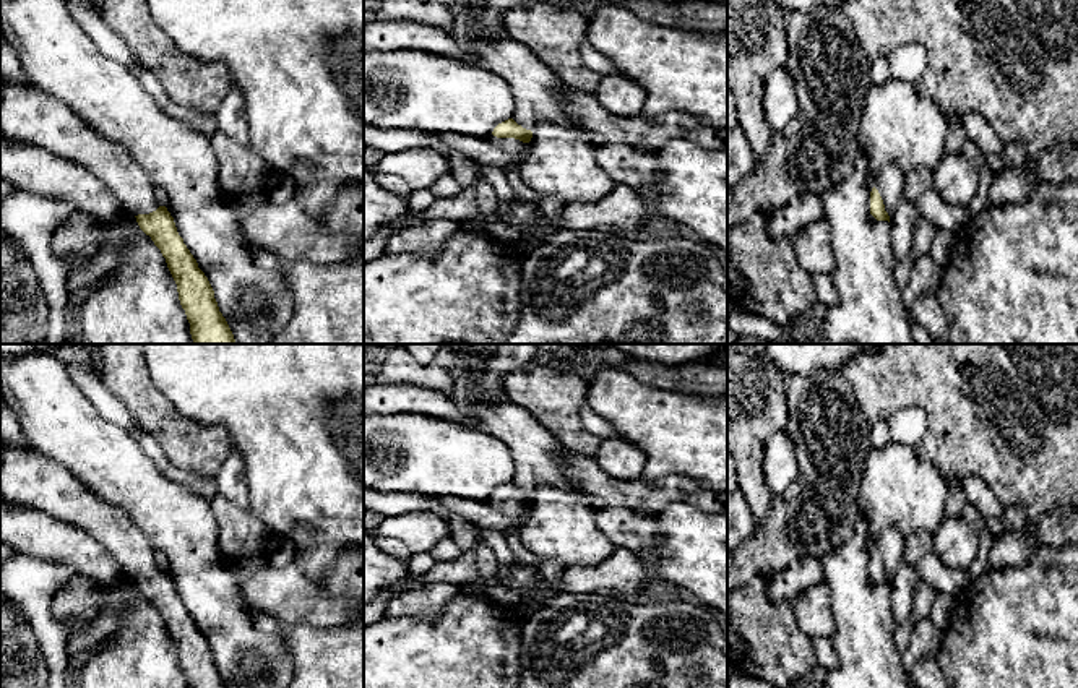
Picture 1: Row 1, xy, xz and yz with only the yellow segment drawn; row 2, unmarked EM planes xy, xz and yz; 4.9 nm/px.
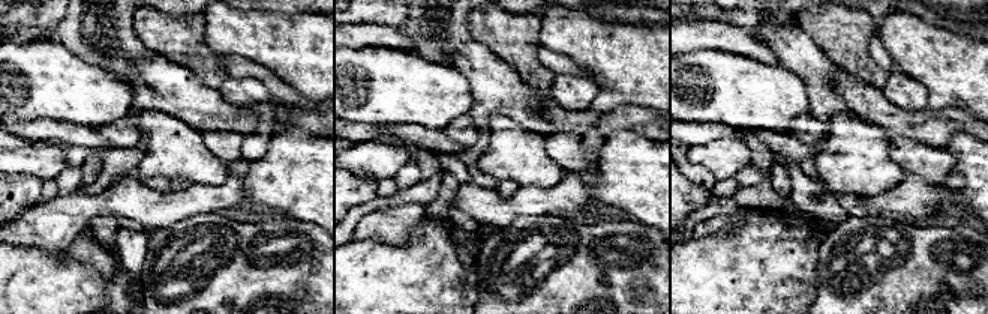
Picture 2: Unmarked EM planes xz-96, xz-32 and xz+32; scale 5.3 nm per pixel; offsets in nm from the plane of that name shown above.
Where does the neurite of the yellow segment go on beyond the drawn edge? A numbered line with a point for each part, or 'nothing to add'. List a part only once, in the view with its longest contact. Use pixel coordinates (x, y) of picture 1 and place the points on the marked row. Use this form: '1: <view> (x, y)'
1: xz (508, 145)

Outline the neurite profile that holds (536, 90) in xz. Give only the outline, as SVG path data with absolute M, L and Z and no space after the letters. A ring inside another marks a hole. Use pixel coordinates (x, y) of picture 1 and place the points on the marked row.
M508 32L477 37L477 63L508 83L513 92L511 118L523 128L533 130L537 122L552 122L594 141L601 140L565 114L560 99L565 88L563 81Z

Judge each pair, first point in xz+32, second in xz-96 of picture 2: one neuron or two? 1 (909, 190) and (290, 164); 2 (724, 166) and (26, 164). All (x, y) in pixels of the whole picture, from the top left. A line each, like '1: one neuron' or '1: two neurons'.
1: two neurons
2: one neuron

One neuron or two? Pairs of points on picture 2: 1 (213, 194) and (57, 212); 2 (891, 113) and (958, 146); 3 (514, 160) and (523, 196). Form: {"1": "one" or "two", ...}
{"1": "one", "2": "two", "3": "two"}

